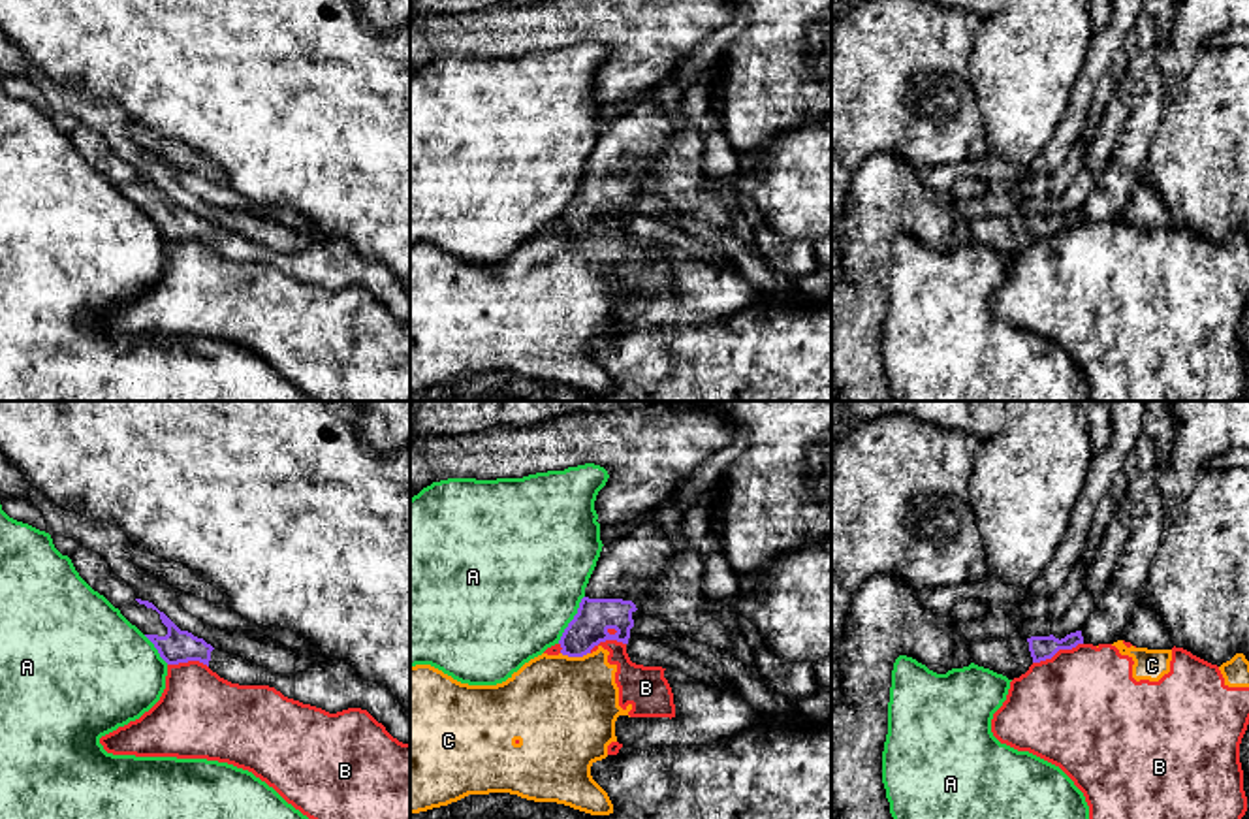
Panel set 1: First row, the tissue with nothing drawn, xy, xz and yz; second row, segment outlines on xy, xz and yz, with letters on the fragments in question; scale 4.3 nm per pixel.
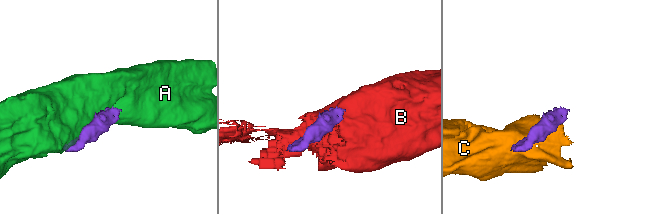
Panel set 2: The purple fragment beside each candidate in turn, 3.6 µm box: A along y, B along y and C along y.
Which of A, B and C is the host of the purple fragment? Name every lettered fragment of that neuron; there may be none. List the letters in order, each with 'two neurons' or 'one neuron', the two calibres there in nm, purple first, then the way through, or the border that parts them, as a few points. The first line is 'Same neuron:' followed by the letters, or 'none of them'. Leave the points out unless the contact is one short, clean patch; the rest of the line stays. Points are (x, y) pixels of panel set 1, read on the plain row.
Same neuron: none of them
A: two neurons; calibres 160 and 480 nm
B: two neurons; calibres 100 and 480 nm; border yz (1082, 221), (1059, 226), (1050, 236), (1033, 241)
C: two neurons; calibres 160 and 460 nm

